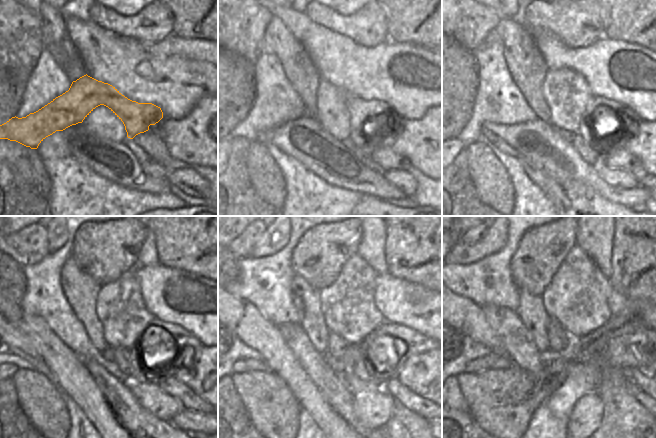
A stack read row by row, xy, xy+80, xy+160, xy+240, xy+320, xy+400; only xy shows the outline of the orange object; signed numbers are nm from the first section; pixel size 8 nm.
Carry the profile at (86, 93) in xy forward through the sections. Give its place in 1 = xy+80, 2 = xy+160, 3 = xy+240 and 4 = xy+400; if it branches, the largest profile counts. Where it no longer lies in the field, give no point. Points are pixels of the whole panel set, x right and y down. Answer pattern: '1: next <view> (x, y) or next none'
1: next xy+80 (376, 116)
2: next xy+160 (607, 120)
3: next xy+240 (160, 345)
4: next xy+400 (644, 346)

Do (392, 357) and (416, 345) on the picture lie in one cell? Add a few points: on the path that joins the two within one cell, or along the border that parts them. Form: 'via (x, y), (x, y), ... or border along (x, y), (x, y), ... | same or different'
via (389, 343), (384, 334), (386, 331), (402, 337) | same

